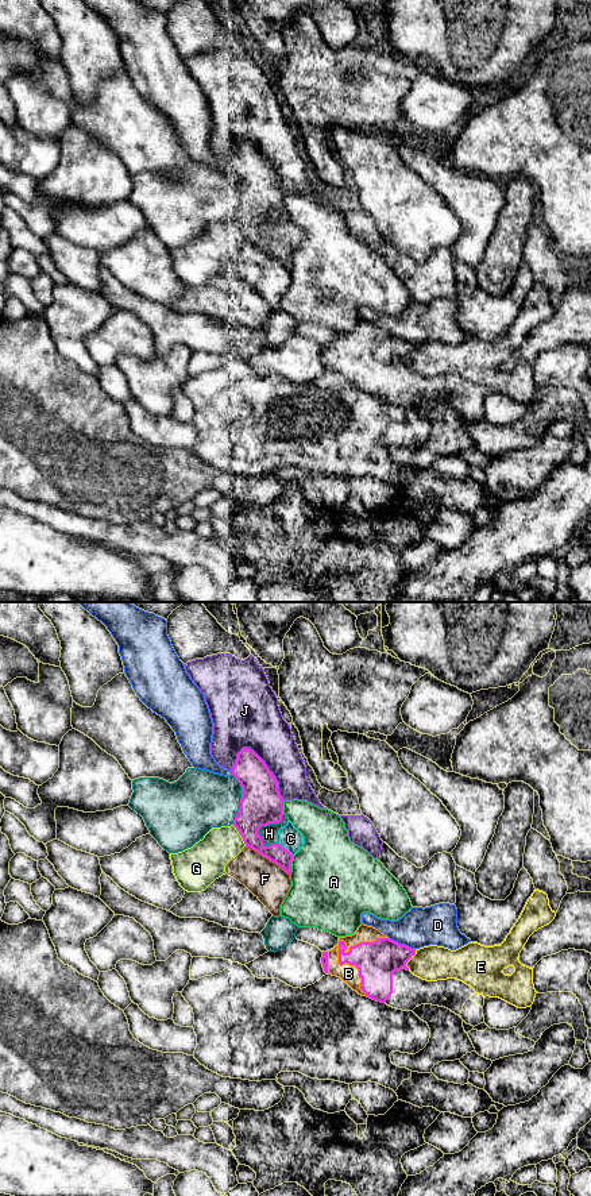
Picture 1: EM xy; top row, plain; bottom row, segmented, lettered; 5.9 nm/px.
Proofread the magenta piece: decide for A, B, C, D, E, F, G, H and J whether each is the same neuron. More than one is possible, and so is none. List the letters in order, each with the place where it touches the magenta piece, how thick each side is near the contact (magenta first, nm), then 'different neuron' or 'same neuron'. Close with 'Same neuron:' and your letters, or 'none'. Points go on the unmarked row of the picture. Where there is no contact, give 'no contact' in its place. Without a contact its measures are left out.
A: xy (290, 259) | 110/460 nm | different neuron
B: xy (352, 359) | 240/110 nm | same neuron
C: xy (286, 245) | 140/140 nm | different neuron
D: xy (402, 340) | 240/240 nm | different neuron
E: xy (409, 354) | 240/220 nm | different neuron
F: xy (267, 253) | 160/220 nm | different neuron
G: xy (239, 228) | 260/240 nm | different neuron
H: xy (265, 220) | 260/100 nm | different neuron
J: xy (269, 166) | 260/280 nm | different neuron
Same neuron: B

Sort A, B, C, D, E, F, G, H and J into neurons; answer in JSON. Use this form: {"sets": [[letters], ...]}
{"sets": [["A"], ["B"], ["C", "H"], ["D"], ["E"], ["F"], ["G"], ["J"]]}

